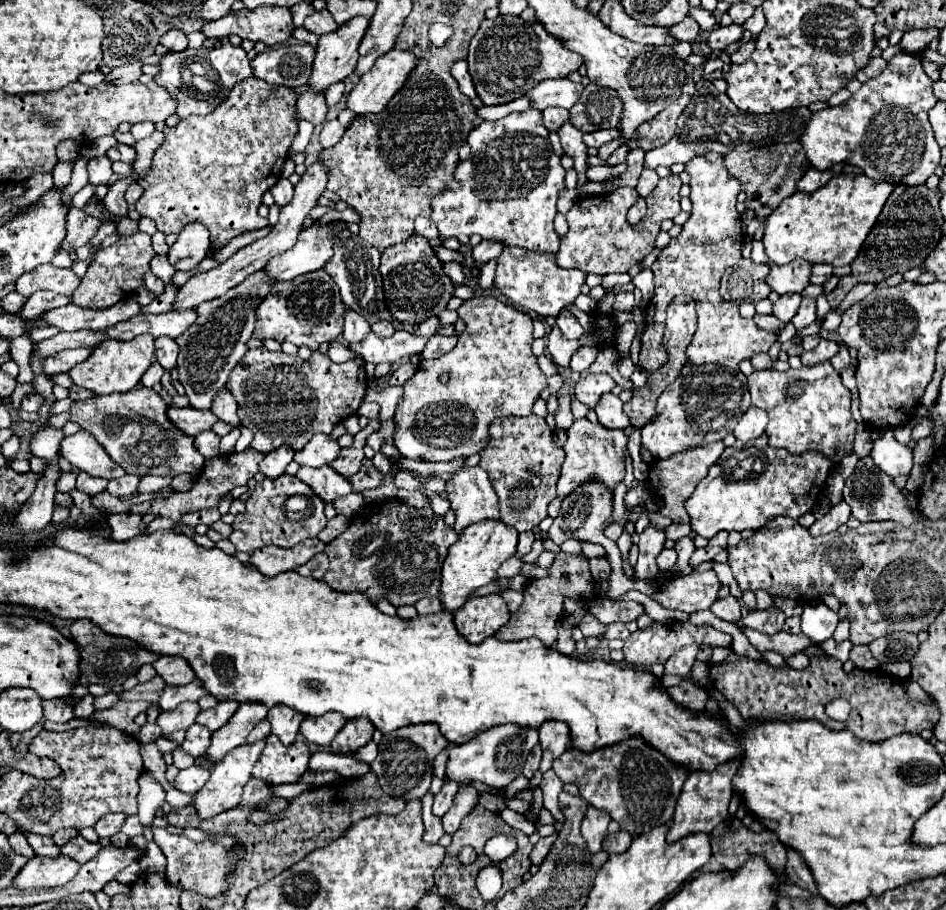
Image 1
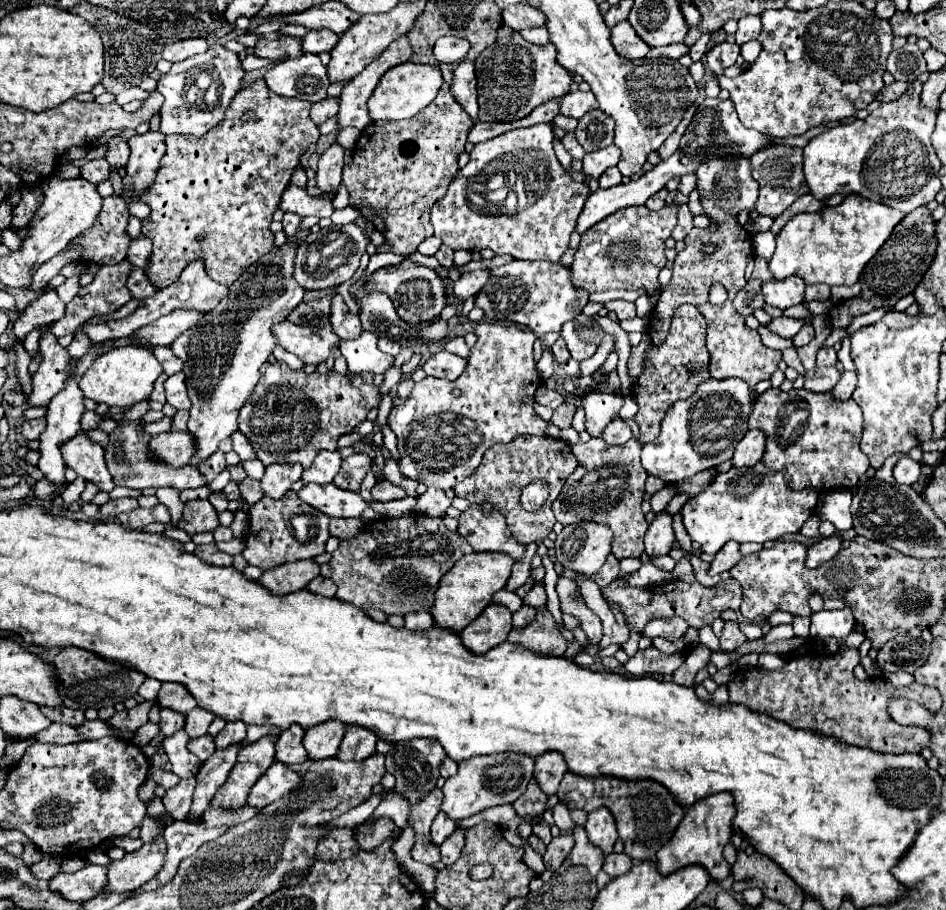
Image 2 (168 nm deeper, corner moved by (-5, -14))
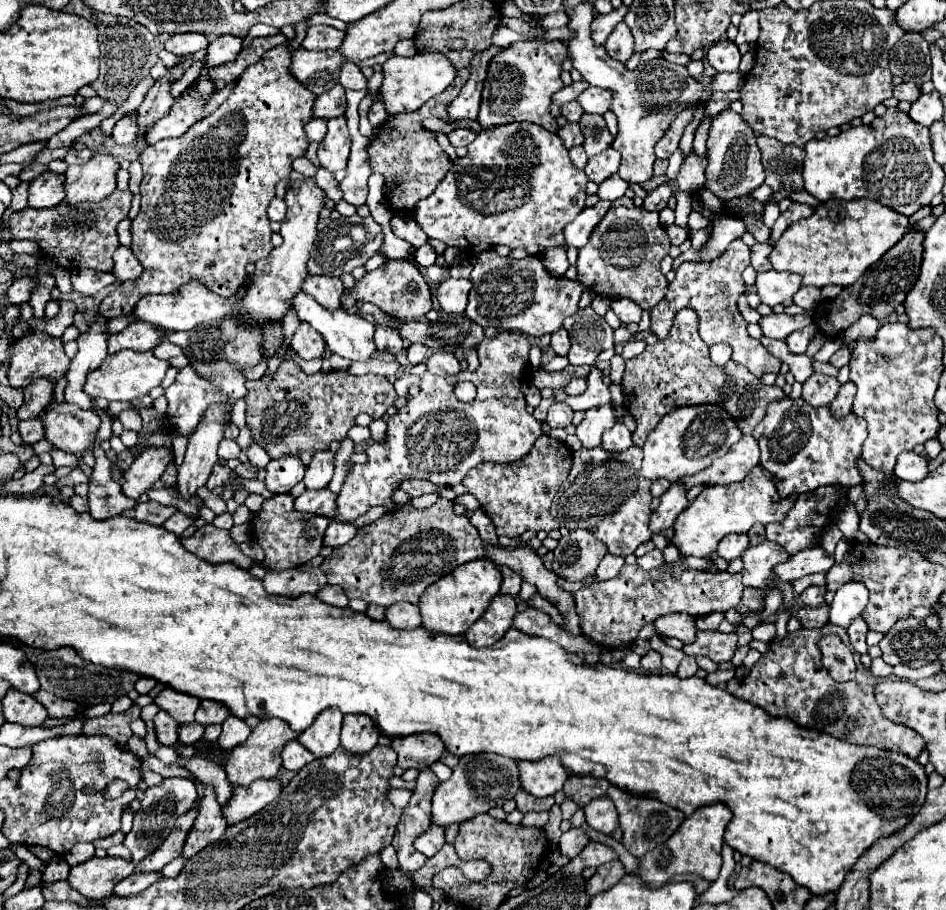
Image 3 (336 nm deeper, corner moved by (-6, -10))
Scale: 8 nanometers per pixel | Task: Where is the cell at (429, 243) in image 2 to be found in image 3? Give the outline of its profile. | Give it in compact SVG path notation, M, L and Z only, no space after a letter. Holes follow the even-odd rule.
M430 244L420 246L420 248L416 250L416 254L414 254L414 264L420 266L420 268L428 268L428 266L432 266L434 260L436 260L436 252L434 252L434 248L432 248Z

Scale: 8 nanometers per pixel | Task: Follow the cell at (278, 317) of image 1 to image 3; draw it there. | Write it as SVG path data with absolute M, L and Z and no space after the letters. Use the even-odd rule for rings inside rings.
M300 324L296 334L292 336L290 346L294 348L294 352L304 358L304 360L312 360L312 358L322 358L326 346L324 340L320 340L320 334L316 330L312 330L308 324Z

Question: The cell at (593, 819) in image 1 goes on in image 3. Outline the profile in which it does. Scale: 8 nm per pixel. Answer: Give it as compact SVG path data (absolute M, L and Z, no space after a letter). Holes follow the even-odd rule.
M608 796L594 798L582 810L586 814L586 824L594 830L602 834L612 834L618 828L618 812Z

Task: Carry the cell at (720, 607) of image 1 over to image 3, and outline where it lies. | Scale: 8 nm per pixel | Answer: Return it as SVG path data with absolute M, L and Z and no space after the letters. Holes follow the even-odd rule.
M698 632L696 640L688 646L682 646L682 650L689 656L708 656L716 664L730 662L736 652L736 634L724 634L724 632Z

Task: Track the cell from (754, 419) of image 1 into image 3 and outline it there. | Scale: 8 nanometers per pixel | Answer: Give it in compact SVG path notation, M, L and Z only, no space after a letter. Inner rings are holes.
M742 436L730 452L722 458L716 458L710 468L696 476L682 478L682 482L690 488L694 484L732 484L740 482L748 476L748 472L760 462L758 442L752 436Z

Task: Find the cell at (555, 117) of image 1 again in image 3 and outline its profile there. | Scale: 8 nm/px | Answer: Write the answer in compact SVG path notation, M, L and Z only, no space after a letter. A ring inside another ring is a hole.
M576 100L562 106L562 116L564 116L568 122L578 122L582 114L584 114L584 110L582 110L582 106L580 106Z

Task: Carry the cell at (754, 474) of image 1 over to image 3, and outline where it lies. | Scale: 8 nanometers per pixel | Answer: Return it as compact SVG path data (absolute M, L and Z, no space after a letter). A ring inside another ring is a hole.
M756 466L752 472L736 484L728 486L708 486L696 500L676 518L674 522L674 536L670 544L674 544L682 556L712 556L716 552L718 542L726 534L746 534L754 524L770 524L780 522L792 508L796 496L782 498L776 492L772 476L764 472L764 468Z

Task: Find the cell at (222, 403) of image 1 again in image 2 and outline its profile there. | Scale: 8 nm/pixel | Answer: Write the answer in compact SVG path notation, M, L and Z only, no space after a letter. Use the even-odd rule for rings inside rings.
M239 430L235 434L231 434L231 440L233 440L233 450L241 456L241 460L247 460L247 458L255 458L255 452L247 440L245 434L241 434Z

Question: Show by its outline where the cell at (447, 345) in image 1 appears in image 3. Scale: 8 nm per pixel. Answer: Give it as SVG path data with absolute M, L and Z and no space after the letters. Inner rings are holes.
M442 350L434 352L428 358L426 366L432 374L438 374L438 376L452 376L460 372L460 362L456 360L456 356L452 352L442 352Z

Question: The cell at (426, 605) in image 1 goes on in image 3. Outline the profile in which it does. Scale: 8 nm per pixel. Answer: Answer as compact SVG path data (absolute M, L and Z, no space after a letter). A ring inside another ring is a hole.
M408 602L388 606L386 608L386 622L392 628L398 628L398 630L414 630L414 628L418 628L422 624L418 606L408 604Z

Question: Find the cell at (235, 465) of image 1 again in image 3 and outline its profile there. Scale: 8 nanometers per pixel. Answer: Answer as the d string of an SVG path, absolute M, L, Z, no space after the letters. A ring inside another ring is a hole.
M138 502L132 510L128 510L126 514L138 522L146 522L152 526L162 526L164 520L168 520L172 514L176 512L174 506L162 506L158 502Z

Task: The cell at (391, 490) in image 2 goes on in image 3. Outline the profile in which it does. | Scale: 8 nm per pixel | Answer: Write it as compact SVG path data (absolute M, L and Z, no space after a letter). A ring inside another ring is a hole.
M406 480L404 484L400 484L400 490L408 492L412 498L422 496L422 494L430 494L430 492L438 492L442 488L448 488L448 486L436 486L428 480Z

